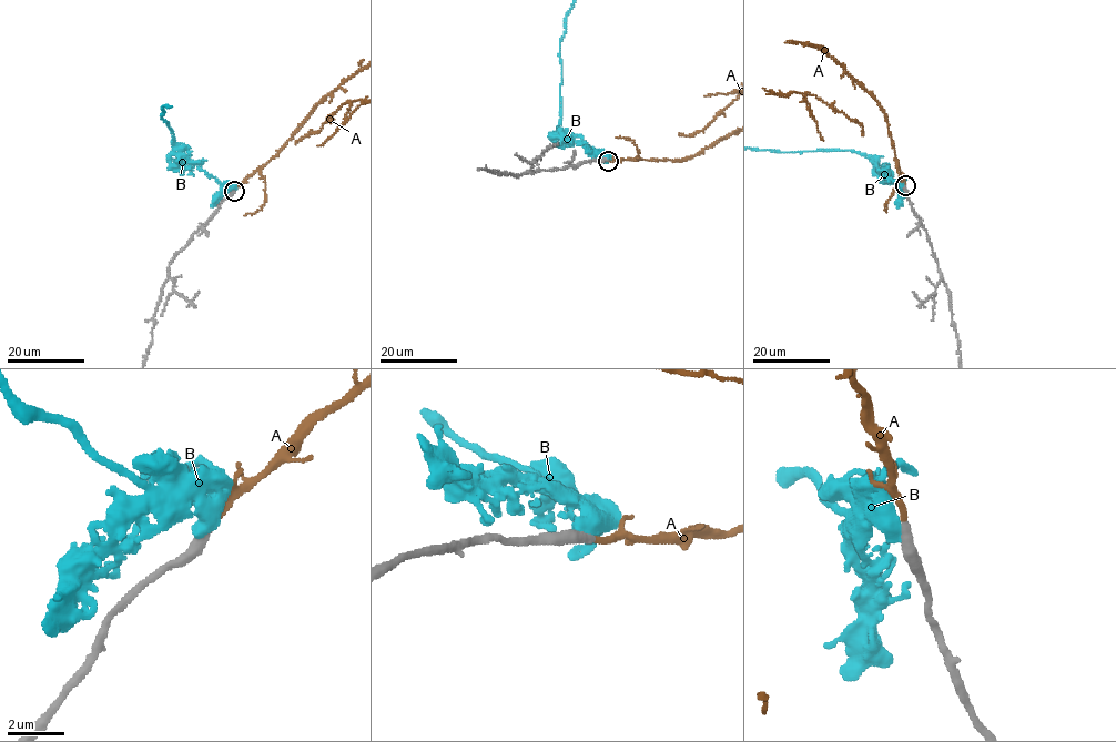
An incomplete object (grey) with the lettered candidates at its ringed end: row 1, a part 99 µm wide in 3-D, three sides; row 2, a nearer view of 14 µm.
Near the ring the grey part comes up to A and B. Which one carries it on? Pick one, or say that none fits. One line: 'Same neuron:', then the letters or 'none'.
Same neuron: A

